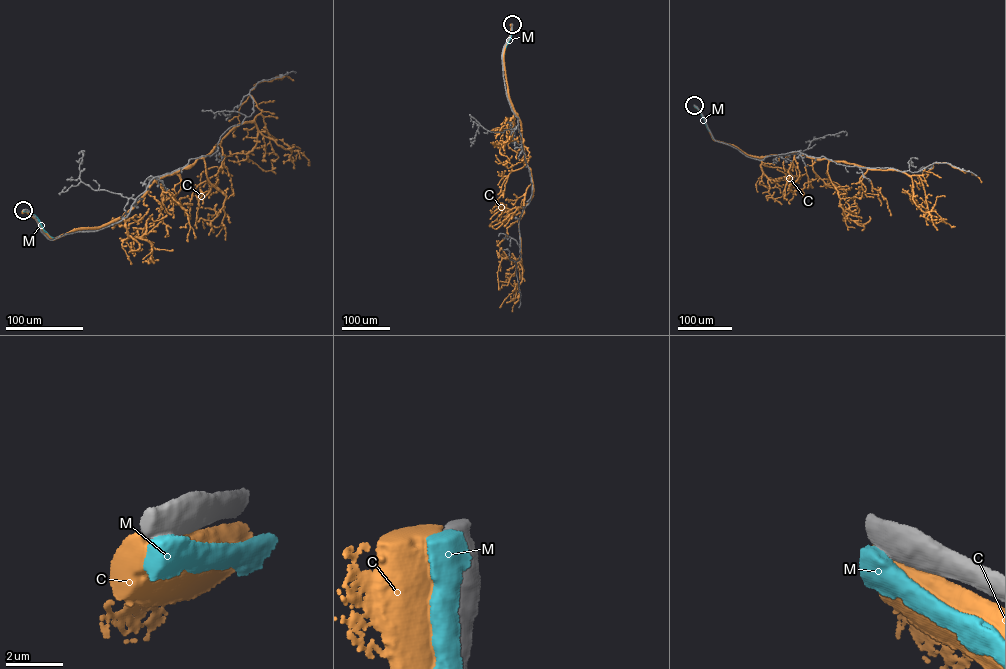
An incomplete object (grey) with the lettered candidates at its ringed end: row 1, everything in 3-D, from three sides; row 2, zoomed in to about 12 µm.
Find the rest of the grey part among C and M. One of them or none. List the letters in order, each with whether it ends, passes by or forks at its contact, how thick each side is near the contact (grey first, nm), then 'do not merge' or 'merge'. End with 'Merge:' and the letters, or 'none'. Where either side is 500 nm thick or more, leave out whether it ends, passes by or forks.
C: calibres 850 and 750 nm; do not merge
M: calibres 600 and 750 nm; do not merge
Merge: none

